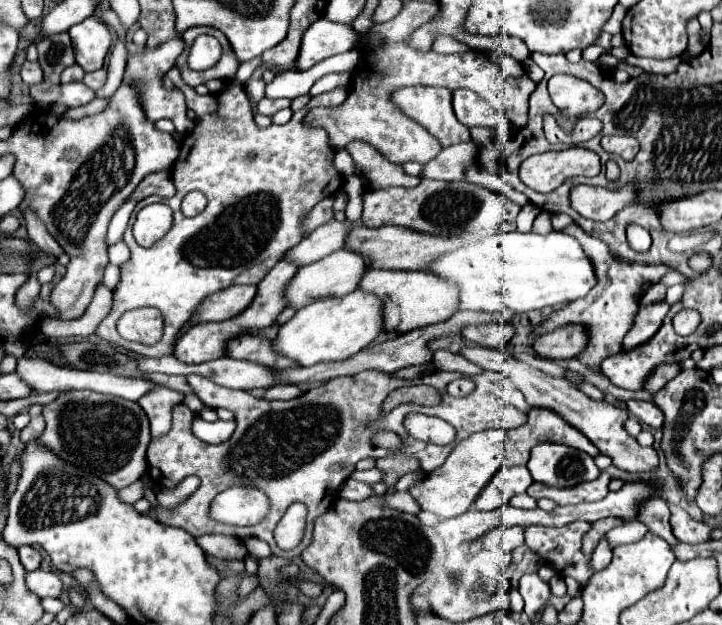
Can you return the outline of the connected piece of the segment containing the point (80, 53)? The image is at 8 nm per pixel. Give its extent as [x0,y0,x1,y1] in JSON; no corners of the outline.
[69,17,111,71]

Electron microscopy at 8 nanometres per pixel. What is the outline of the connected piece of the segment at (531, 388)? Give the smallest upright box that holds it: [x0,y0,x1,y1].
[461,345,659,473]

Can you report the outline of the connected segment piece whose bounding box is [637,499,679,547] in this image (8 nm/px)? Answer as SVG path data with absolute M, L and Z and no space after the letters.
M649 499L641 505L639 509L639 517L641 521L645 521L649 525L649 531L663 537L671 547L677 545L679 541L675 539L673 531L671 531L671 525L669 525L669 517L671 517L671 511L669 511L669 505L665 499Z

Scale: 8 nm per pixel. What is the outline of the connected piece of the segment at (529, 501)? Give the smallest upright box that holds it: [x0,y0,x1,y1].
[509,493,537,509]

